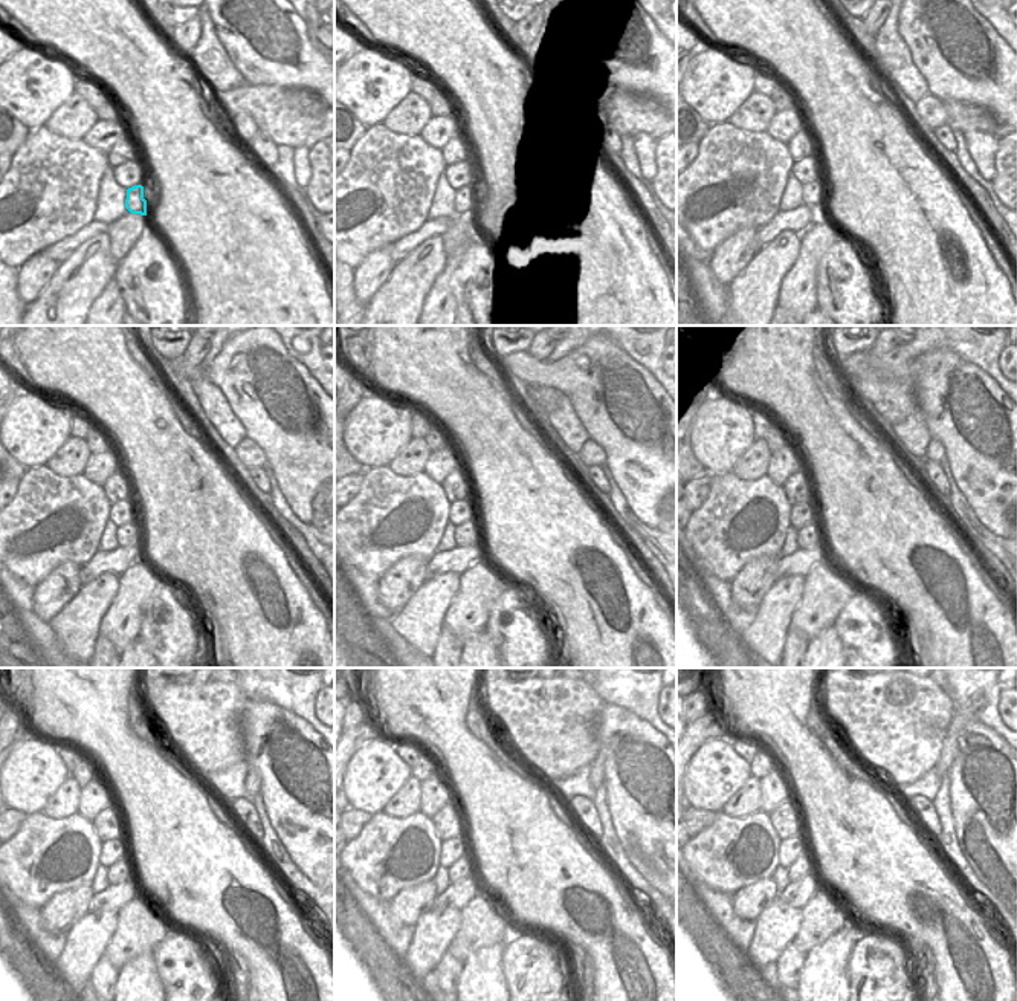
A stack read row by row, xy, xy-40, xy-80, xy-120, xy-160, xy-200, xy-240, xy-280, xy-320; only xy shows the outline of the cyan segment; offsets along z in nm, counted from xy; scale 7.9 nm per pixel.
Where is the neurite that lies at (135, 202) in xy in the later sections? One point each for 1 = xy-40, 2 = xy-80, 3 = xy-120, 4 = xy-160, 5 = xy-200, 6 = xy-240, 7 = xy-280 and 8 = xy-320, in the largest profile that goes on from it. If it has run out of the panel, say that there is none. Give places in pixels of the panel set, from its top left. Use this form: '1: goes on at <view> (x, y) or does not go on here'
1: goes on at xy-40 (469, 197)
2: goes on at xy-80 (811, 193)
3: goes on at xy-120 (127, 535)
4: goes on at xy-160 (468, 534)
5: goes on at xy-200 (808, 535)
6: goes on at xy-240 (118, 873)
7: goes on at xy-280 (461, 868)
8: goes on at xy-320 (803, 865)

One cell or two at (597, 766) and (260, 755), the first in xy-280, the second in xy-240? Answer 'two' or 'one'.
two

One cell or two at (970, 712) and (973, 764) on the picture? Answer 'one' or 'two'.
two

